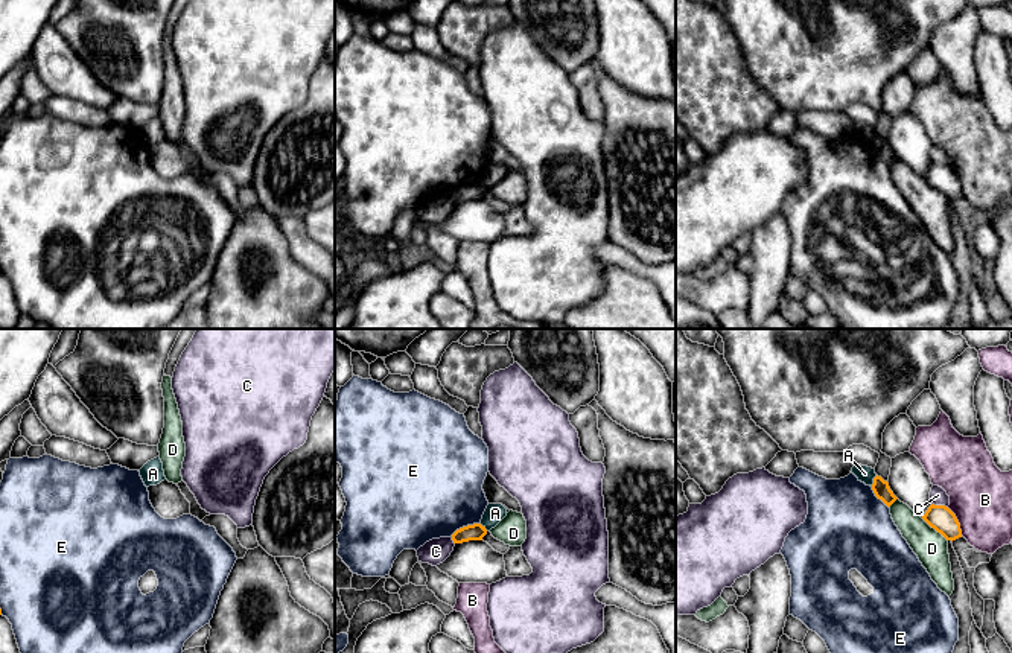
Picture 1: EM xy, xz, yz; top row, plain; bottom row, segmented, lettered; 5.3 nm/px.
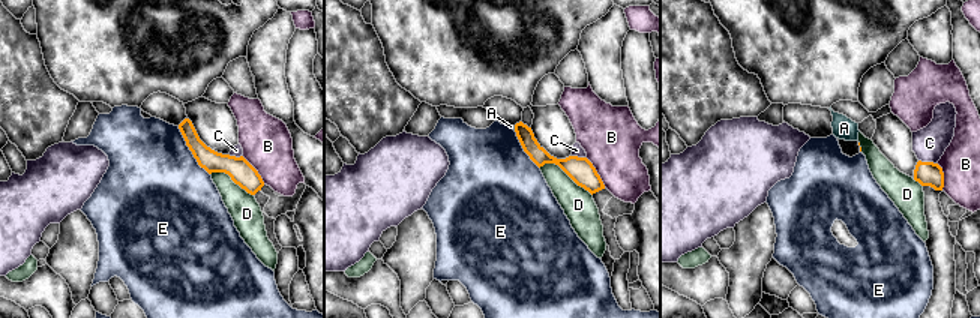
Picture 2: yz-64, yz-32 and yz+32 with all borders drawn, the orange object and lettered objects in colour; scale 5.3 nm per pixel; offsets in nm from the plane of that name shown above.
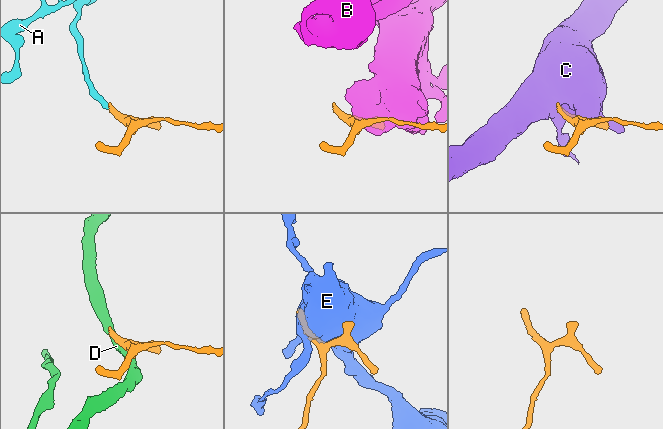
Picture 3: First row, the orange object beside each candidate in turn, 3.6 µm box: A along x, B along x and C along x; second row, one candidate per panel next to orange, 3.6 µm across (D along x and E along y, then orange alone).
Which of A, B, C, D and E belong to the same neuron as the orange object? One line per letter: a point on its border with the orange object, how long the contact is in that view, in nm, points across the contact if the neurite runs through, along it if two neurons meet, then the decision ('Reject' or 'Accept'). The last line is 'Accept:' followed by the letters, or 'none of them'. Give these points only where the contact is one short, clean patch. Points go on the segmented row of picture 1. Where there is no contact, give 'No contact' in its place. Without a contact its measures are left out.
A: Touches orange at yz (874, 481). Shared border 70 nm. Boundary: yz (877, 475), (871, 486). Reject
B: Touches orange at yz (957, 521). Shared border 170 nm. Reject
C: Touches orange at yz (939, 506). Shared border 90 nm. Reject
D: Touches orange at yz (935, 528). Shared border 190 nm. Boundary: yz (921, 518), (947, 541). Reject
E: Touches orange at xz (464, 527). Shared border 170 nm. Reject
Accept: none of them

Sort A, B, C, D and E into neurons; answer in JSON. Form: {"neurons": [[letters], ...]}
{"neurons": [["A"], ["B"], ["C"], ["D"], ["E"]]}

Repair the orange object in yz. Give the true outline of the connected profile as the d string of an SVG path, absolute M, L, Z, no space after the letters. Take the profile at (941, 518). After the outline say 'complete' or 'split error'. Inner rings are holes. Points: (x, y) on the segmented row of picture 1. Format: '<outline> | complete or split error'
M931 504L922 519L940 533L947 540L956 540L962 537L960 524L956 514L945 505Z | complete

